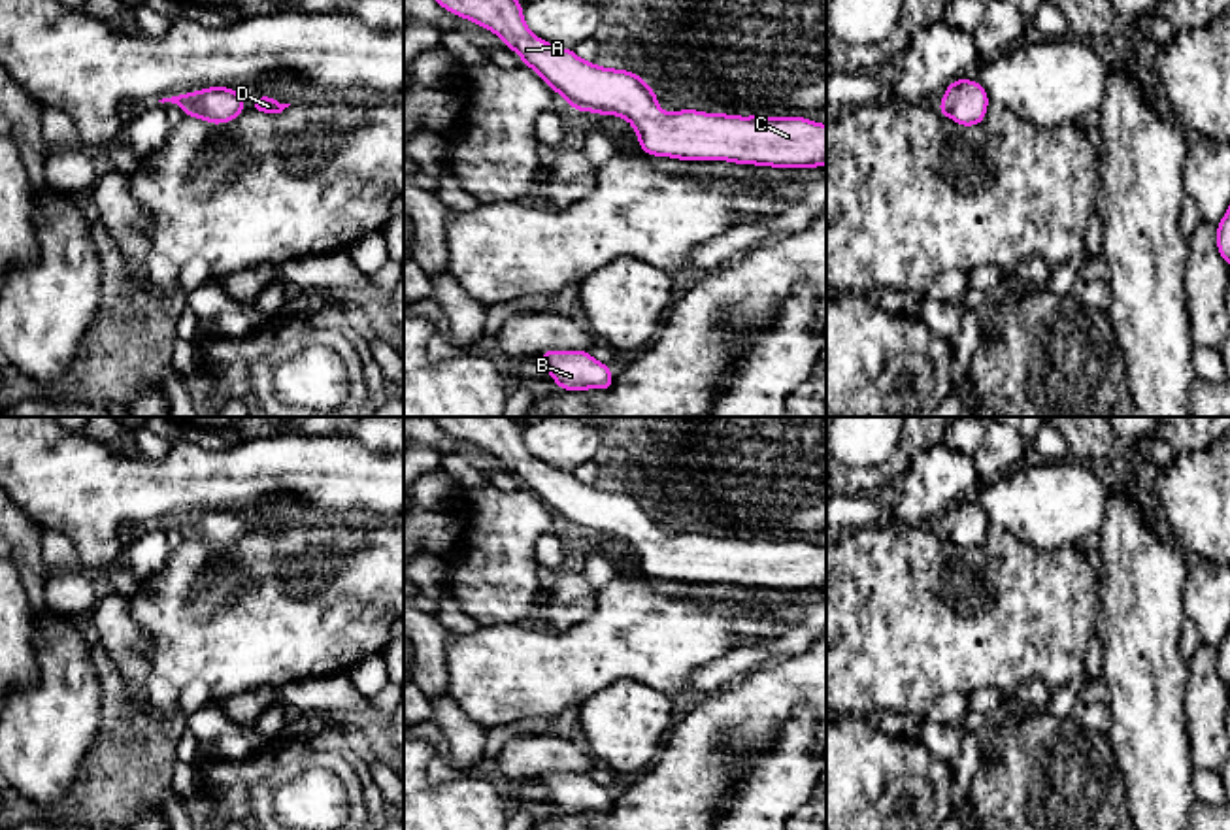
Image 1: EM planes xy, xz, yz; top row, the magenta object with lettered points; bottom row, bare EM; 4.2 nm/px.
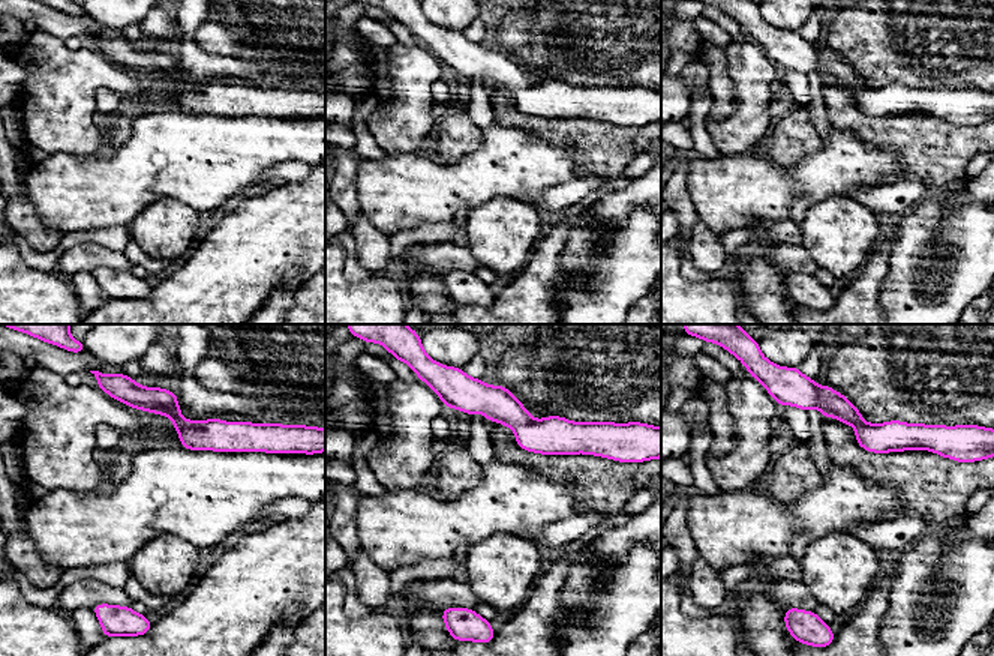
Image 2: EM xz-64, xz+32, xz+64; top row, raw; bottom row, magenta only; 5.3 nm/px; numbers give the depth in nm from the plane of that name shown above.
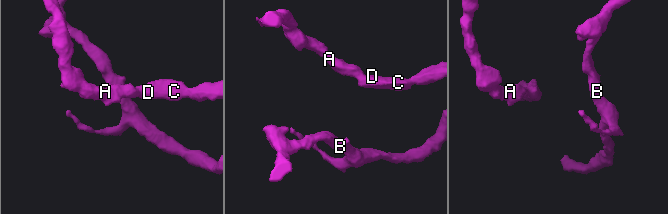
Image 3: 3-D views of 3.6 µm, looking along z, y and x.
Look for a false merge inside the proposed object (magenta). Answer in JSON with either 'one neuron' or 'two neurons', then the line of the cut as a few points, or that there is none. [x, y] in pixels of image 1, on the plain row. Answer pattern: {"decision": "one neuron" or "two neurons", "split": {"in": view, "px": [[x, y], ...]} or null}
{"decision": "one neuron", "split": null}

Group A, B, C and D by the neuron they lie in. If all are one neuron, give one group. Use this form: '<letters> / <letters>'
A B C D

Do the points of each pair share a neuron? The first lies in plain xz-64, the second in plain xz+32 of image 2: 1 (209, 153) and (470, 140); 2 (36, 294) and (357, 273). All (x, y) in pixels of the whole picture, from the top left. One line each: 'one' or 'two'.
1: two
2: two

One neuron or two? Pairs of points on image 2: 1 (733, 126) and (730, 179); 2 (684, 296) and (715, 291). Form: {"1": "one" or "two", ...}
{"1": "two", "2": "one"}

